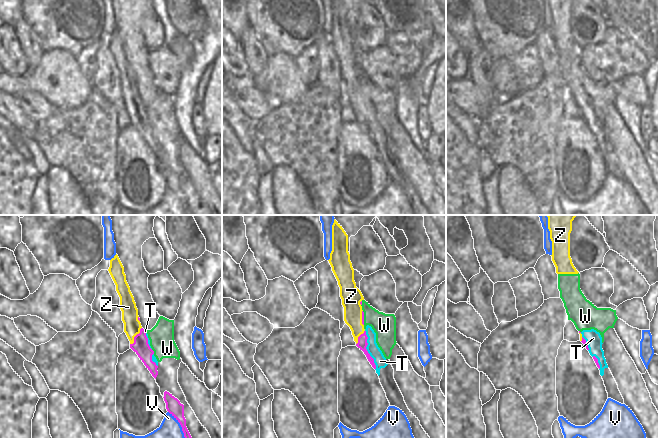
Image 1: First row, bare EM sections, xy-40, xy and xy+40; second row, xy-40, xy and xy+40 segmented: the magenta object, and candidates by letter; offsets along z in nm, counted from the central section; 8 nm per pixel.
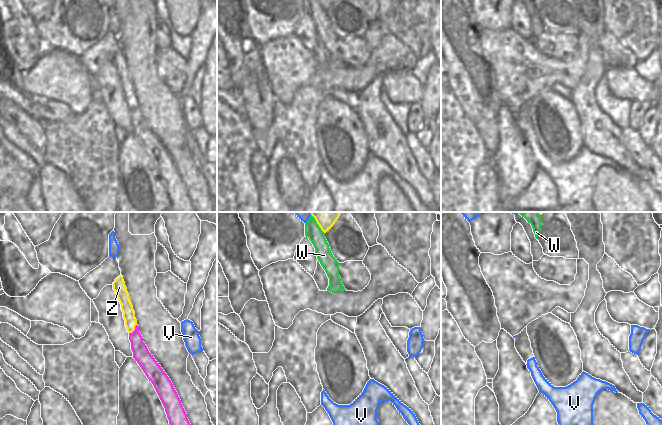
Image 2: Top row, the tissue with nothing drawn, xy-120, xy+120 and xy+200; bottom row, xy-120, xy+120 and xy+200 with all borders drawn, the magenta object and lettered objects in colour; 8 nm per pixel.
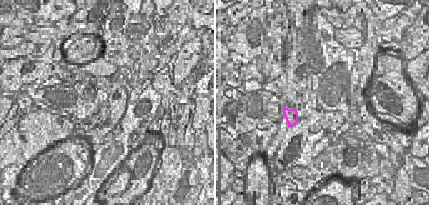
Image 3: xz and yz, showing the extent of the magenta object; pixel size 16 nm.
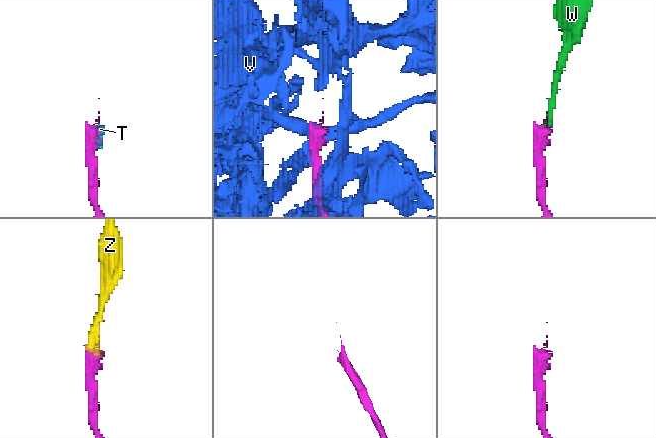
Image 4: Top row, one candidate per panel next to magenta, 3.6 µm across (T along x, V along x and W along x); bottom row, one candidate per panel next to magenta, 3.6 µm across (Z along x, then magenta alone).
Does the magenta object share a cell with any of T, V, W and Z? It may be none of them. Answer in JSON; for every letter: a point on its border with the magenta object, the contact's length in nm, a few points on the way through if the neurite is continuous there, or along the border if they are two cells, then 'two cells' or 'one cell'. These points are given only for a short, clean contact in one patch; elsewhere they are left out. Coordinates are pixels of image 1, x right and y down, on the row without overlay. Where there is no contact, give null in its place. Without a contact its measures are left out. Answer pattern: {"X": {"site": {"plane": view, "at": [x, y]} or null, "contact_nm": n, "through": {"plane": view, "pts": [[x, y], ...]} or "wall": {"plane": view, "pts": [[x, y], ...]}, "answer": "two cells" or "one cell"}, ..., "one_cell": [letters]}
{"T": {"site": {"plane": "xy", "at": [366, 126]}, "contact_nm": 340, "wall": {"plane": "xy", "pts": [[365, 106], [367, 113], [366, 126], [373, 135], [375, 145]]}, "answer": "two cells"}, "V": {"site": {"plane": "xy-40", "at": [180, 200]}, "contact_nm": 260, "answer": "two cells"}, "W": {"site": {"plane": "xy-40", "at": [153, 127]}, "contact_nm": 50, "answer": "two cells"}, "Z": {"site": {"plane": "xy-40", "at": [135, 112]}, "contact_nm": 170, "answer": "one cell"}, "one_cell": ["Z"]}

